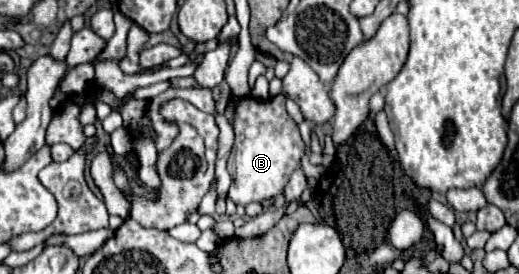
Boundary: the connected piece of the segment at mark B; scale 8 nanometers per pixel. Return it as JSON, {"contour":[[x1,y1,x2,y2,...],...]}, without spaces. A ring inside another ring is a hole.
{"contour":[[276,95,268,101,258,101,254,97,236,99,234,133,234,181,228,189,228,199,236,205,248,205,252,201,262,203,282,193,292,171,300,167,306,149,298,125,284,107,284,97]]}

